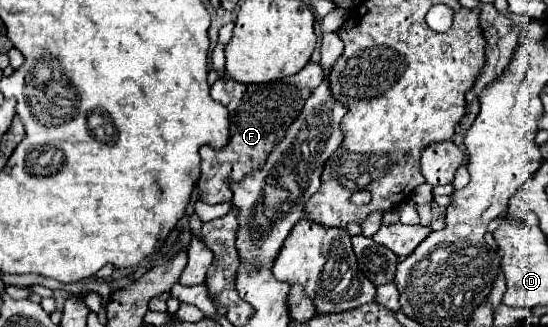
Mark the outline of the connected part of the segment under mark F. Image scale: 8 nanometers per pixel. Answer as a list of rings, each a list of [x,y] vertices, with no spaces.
[[[308,61],[300,73],[266,85],[244,85],[232,81],[230,77],[222,77],[212,85],[212,99],[222,103],[230,113],[230,141],[224,149],[212,149],[208,145],[200,149],[202,177],[198,181],[198,187],[202,201],[224,203],[232,199],[230,183],[240,183],[246,175],[264,165],[272,149],[276,149],[276,145],[284,139],[286,129],[304,109],[310,93],[320,85],[324,77],[324,69],[318,63]]]

